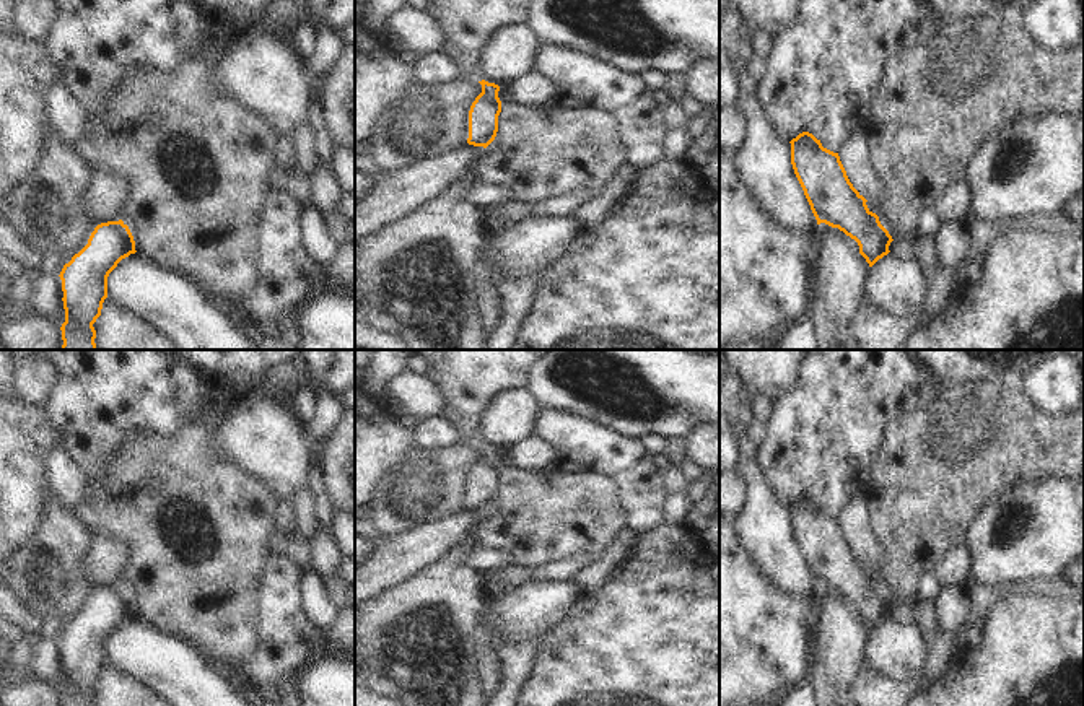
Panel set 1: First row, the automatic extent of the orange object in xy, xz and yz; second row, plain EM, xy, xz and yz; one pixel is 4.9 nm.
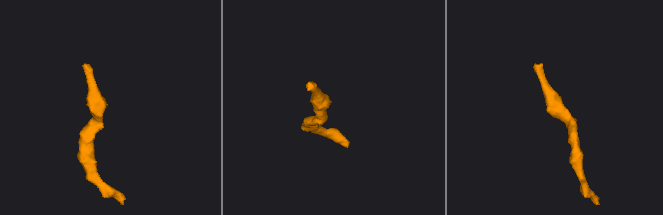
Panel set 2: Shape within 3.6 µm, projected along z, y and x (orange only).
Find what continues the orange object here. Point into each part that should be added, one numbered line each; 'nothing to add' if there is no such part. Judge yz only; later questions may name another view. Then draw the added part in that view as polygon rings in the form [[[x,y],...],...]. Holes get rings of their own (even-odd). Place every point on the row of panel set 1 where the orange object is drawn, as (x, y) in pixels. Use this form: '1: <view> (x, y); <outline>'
nothing to add

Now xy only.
nothing to add

